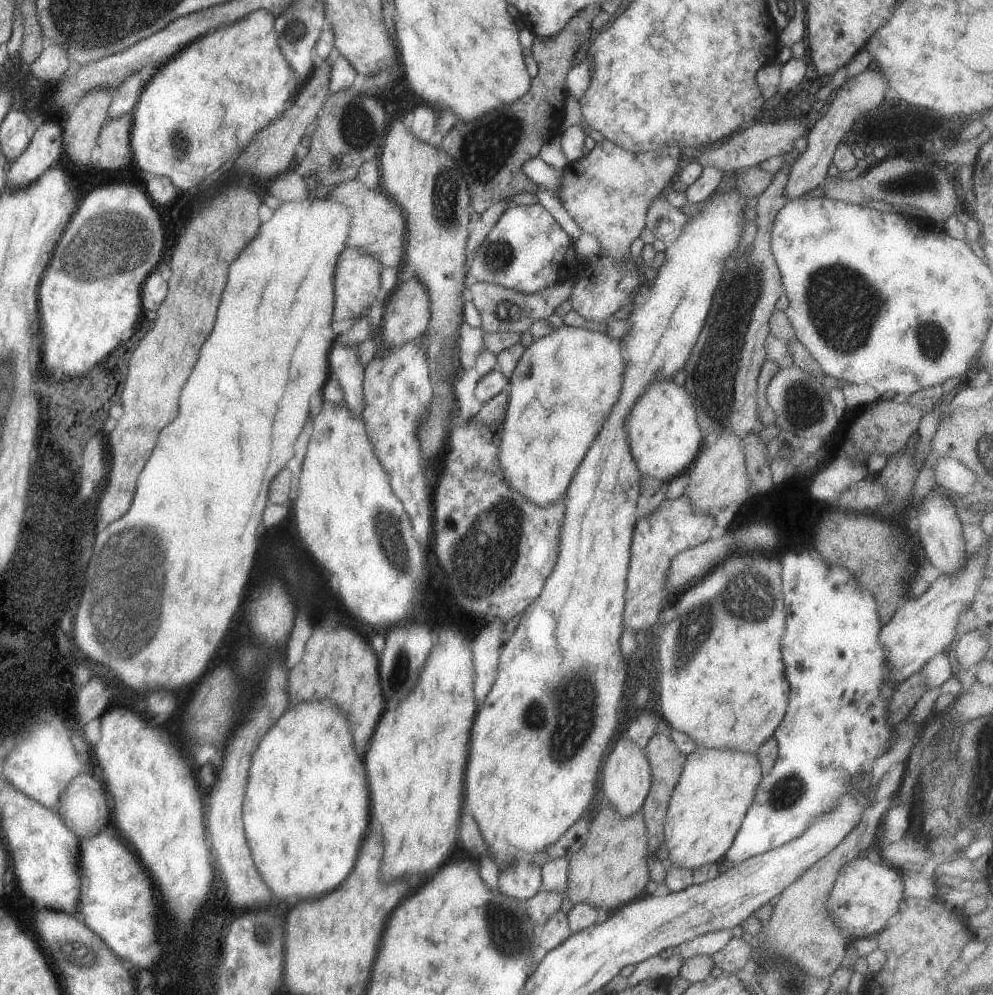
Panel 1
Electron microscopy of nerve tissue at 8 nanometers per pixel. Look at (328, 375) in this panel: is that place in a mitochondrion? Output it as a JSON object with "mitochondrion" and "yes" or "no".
{"mitochondrion":"no"}

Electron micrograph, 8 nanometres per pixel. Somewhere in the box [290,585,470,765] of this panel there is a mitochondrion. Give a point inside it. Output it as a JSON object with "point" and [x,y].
{"point":[397,677]}

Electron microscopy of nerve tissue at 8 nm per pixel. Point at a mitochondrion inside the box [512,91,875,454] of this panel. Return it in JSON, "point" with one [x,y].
{"point":[721,360]}

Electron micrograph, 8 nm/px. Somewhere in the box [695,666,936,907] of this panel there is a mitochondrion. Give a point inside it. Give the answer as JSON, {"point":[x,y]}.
{"point":[790,791]}

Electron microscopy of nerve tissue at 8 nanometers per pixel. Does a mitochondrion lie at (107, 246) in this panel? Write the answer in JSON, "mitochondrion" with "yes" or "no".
{"mitochondrion":"yes"}

